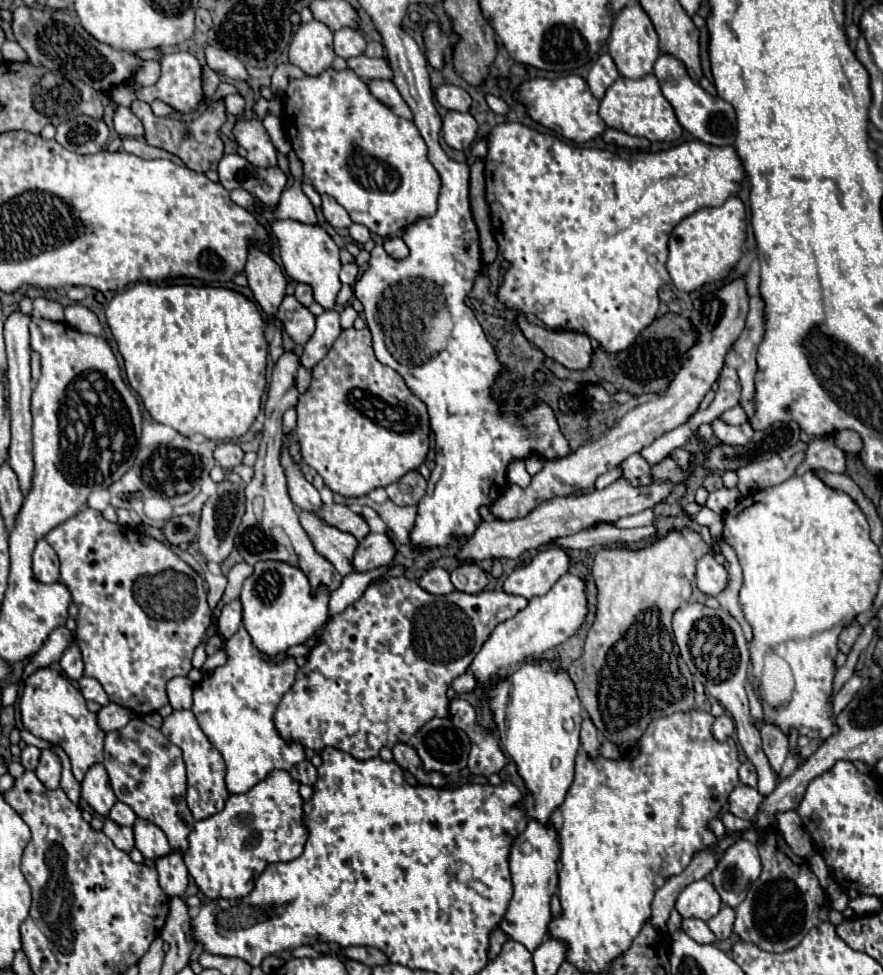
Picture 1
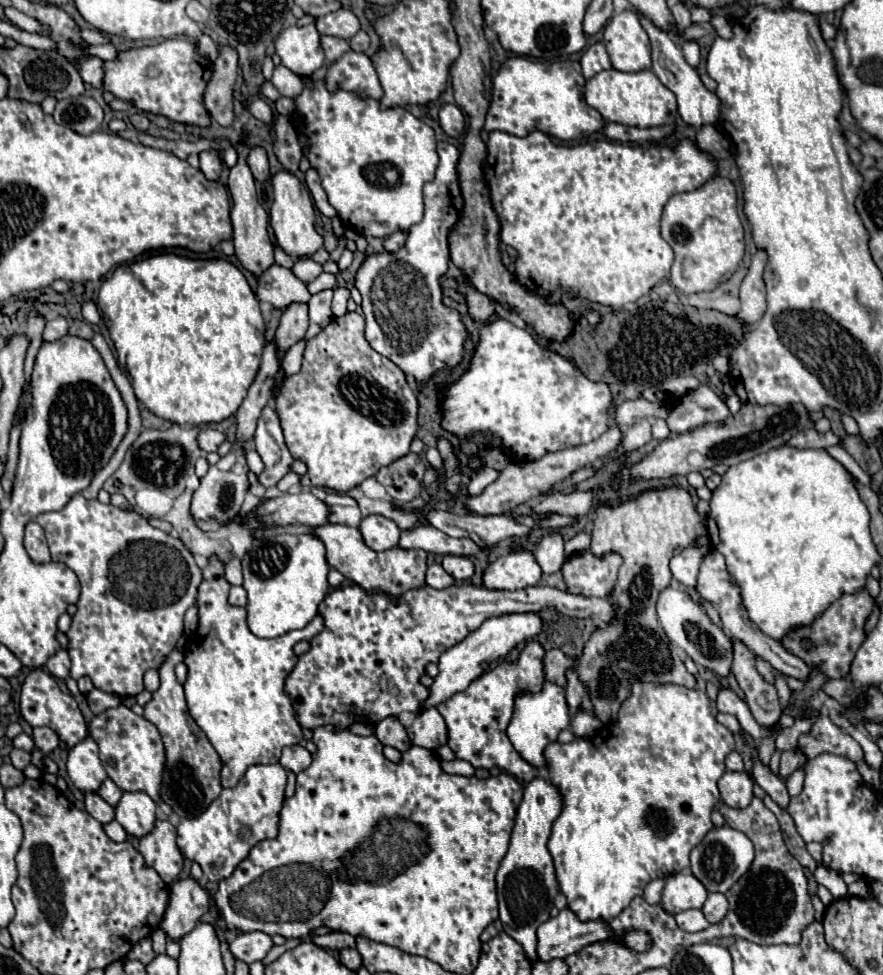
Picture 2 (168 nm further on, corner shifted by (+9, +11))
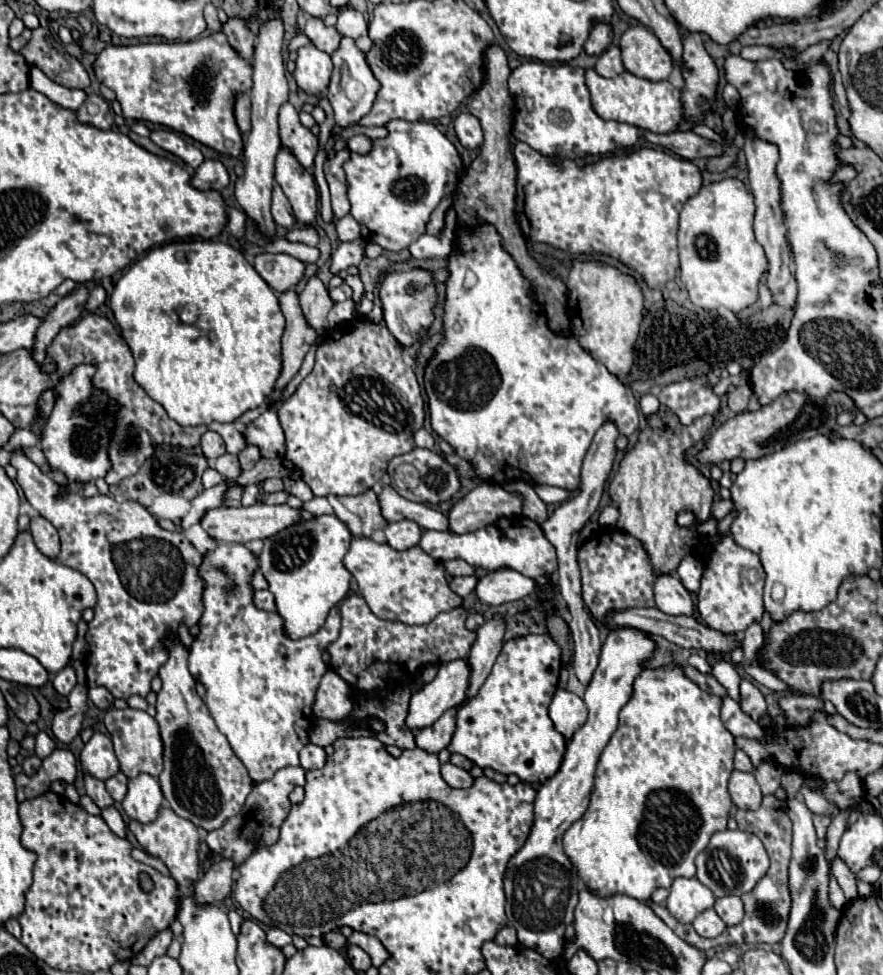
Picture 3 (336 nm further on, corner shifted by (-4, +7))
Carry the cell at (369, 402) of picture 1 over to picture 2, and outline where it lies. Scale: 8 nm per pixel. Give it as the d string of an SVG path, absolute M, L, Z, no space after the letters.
M358 312L332 318L330 324L308 342L302 370L284 382L276 396L276 414L280 416L286 446L294 460L308 466L308 472L300 478L300 484L332 488L336 492L356 488L362 480L374 476L382 466L406 456L418 430L416 412L416 394L406 384L404 372L368 344L364 338L364 316Z

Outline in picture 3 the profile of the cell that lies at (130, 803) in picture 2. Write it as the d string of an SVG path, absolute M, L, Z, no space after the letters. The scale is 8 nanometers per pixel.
M141 774L133 780L129 780L129 792L121 806L131 820L149 824L157 818L161 804L163 804L163 796L161 796L157 778Z

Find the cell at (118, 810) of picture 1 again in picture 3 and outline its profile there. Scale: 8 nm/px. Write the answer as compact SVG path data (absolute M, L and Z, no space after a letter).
M119 772L117 776L109 778L109 780L105 782L105 786L107 786L109 794L113 796L113 800L115 800L115 802L121 802L121 800L125 798L125 794L127 794L127 776L125 776L123 772Z

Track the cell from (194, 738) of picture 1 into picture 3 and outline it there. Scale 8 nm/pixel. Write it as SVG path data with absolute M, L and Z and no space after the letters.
M167 642L169 660L161 666L159 676L163 688L157 694L157 716L163 738L163 764L165 770L159 776L161 792L167 798L171 810L193 822L203 830L221 828L221 824L241 812L245 796L253 788L253 780L247 774L247 768L229 748L225 736L217 730L215 720L209 716L205 702L195 692L195 680L187 668L189 652L181 642Z

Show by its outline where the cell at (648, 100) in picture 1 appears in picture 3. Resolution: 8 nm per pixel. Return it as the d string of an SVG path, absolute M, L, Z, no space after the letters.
M589 68L587 70L587 86L591 92L593 110L605 120L627 122L631 126L637 126L641 130L649 130L655 134L675 132L679 128L679 124L685 120L681 90L677 90L667 80L651 82L645 78L633 76L627 70L615 78L603 78L603 76L597 76L597 72Z

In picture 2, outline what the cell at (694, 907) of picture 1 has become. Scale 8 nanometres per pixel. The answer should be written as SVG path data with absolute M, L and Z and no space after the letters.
M672 874L666 878L660 904L668 914L678 914L690 908L702 908L706 896L706 888L692 874Z

